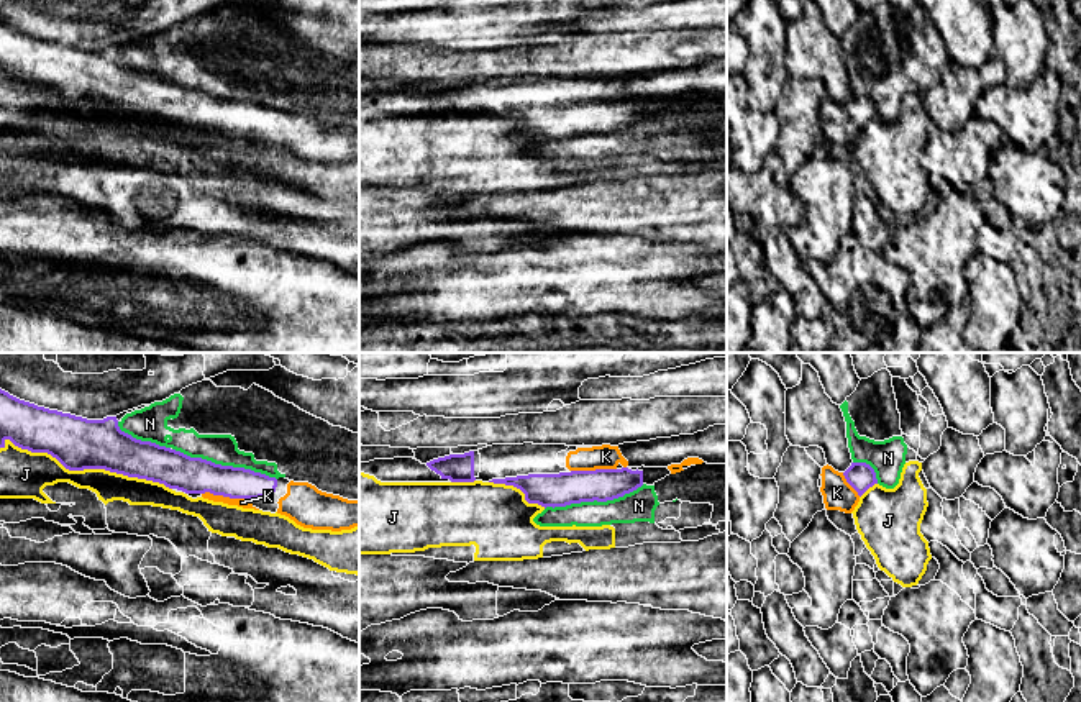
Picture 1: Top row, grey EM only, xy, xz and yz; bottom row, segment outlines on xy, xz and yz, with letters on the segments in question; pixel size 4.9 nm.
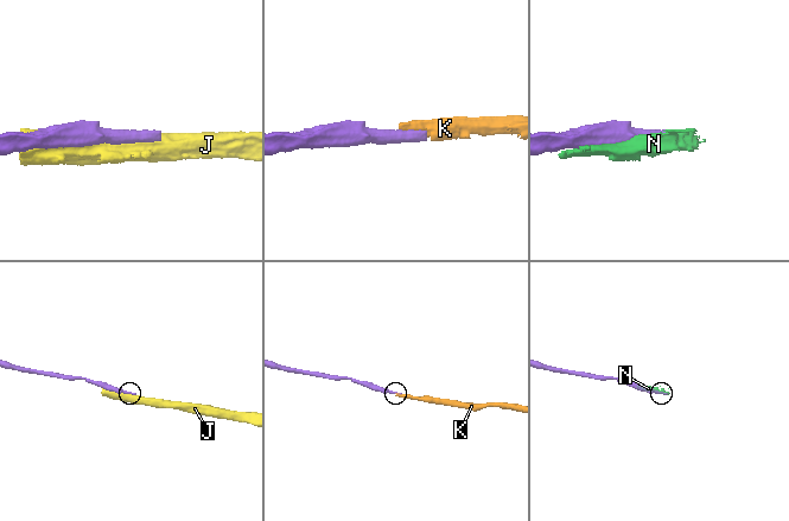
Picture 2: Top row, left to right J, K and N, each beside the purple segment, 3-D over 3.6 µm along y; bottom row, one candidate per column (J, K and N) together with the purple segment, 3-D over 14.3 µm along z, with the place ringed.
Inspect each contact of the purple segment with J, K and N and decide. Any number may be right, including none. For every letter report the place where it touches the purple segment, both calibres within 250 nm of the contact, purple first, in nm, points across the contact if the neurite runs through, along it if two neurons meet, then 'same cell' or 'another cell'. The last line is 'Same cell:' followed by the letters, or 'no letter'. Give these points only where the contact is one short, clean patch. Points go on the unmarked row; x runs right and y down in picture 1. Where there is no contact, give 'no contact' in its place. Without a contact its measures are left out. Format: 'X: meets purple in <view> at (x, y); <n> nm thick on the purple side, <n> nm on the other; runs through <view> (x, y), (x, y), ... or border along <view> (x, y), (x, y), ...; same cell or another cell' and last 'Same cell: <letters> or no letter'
J: meets purple in xy at (86, 100); 260 nm thick on the purple side, 180 nm on the other; another cell
K: meets purple in xy at (225, 128); 180 nm thick on the purple side, 50 nm on the other; runs through xy (189, 107), (207, 110), (225, 128), (237, 130), (241, 135); same cell
N: meets purple in xy at (225, 99); 180 nm thick on the purple side, 140 nm on the other; another cell
Same cell: K

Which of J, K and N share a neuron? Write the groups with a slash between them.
J / K / N

